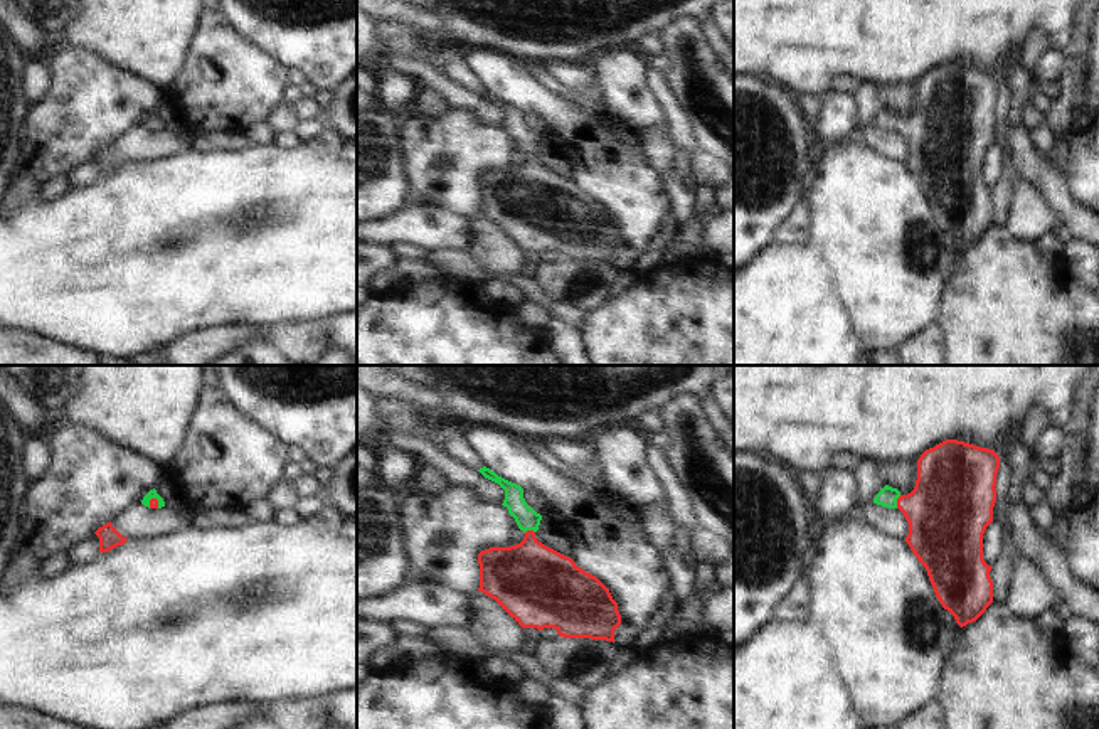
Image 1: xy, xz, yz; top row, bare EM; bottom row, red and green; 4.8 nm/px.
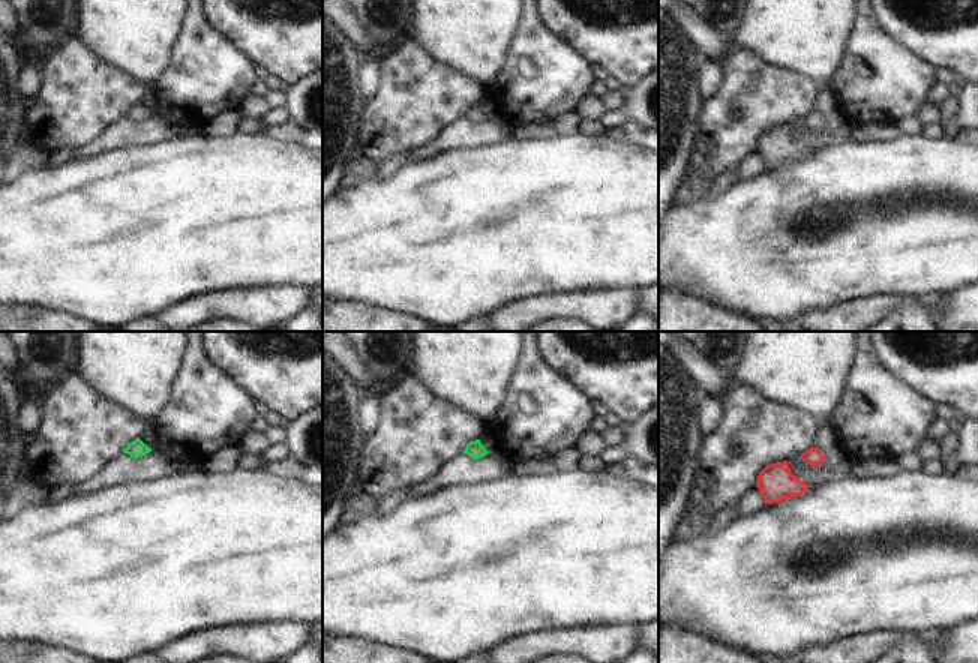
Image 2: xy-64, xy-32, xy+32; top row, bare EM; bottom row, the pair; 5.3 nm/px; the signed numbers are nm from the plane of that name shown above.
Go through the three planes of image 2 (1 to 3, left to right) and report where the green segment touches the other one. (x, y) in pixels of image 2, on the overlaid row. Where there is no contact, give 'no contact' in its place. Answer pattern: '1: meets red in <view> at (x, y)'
1: no contact
2: no contact
3: no contact

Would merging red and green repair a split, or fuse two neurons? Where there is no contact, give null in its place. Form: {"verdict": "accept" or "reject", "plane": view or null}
{"verdict": "accept", "plane": "yz"}

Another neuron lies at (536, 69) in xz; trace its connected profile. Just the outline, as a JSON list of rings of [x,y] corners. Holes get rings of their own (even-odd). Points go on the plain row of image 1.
[[[525,62],[528,74],[547,91],[552,94],[576,104],[577,108],[584,109],[586,113],[592,114],[594,118],[604,121],[609,113],[606,111],[601,99],[587,99],[579,94],[574,94],[571,89],[552,79],[547,71],[545,64],[542,62]]]

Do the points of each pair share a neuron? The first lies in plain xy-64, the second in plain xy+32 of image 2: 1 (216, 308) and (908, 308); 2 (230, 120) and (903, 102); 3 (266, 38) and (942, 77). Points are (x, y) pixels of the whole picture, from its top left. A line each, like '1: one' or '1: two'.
1: two
2: two
3: two

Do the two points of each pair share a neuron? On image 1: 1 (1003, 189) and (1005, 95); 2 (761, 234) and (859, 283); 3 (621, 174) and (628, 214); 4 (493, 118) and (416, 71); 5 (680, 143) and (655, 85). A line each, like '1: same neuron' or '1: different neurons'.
1: same neuron
2: different neurons
3: same neuron
4: same neuron
5: same neuron

